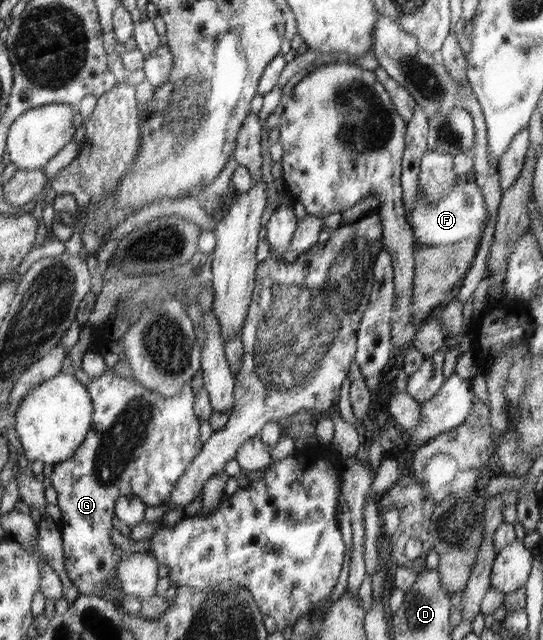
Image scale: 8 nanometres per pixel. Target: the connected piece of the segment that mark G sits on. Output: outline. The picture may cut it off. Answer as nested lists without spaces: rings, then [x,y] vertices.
[[[109,364],[103,370],[103,374],[99,377],[91,378],[89,384],[89,395],[92,395],[93,398],[93,407],[96,409],[93,414],[92,429],[89,430],[88,437],[85,438],[85,441],[81,443],[79,448],[73,457],[67,459],[67,461],[61,461],[55,465],[53,473],[50,477],[50,485],[52,485],[57,492],[57,505],[61,508],[61,519],[58,520],[59,530],[61,533],[64,549],[64,561],[65,568],[67,569],[67,574],[71,582],[78,588],[80,595],[97,595],[98,597],[106,598],[104,595],[104,581],[110,581],[110,583],[117,583],[116,569],[121,560],[121,548],[113,543],[111,539],[111,519],[113,519],[113,501],[117,501],[117,497],[135,494],[139,496],[143,503],[147,506],[151,505],[163,505],[173,491],[173,486],[177,485],[177,482],[180,481],[181,477],[184,477],[185,470],[188,469],[189,465],[192,465],[193,458],[201,451],[201,439],[199,439],[199,420],[200,416],[196,413],[193,413],[193,389],[191,385],[185,384],[177,394],[173,396],[161,396],[157,392],[145,388],[143,384],[137,382],[137,380],[132,378],[124,379],[119,375],[115,374],[115,370]]]

